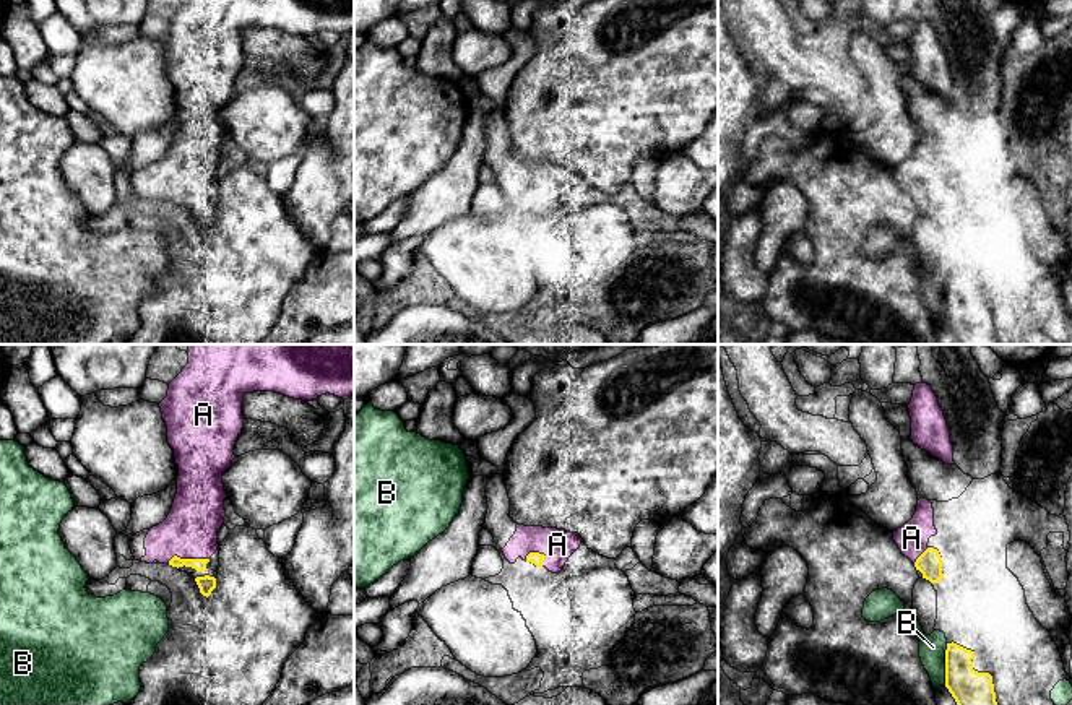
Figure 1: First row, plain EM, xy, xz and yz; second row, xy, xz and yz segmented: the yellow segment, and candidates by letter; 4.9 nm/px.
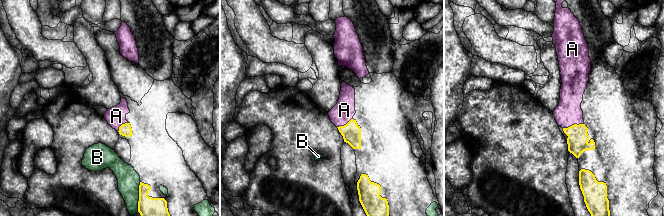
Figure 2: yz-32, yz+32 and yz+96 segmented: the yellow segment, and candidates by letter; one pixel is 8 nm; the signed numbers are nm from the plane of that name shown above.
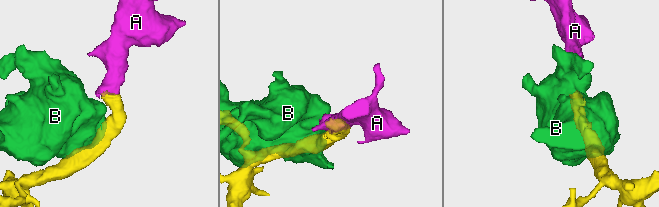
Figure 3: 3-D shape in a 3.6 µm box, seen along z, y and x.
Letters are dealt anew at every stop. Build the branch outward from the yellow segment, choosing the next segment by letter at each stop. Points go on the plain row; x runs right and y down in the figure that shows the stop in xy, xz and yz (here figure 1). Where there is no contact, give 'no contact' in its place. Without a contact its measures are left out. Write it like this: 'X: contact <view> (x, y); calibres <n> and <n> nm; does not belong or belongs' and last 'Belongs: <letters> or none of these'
A: contact xy (187, 195); calibres 60 and 280 nm; belongs
B: contact yz (946, 301); calibres 200 and 130 nm; does not belong
Belongs: A

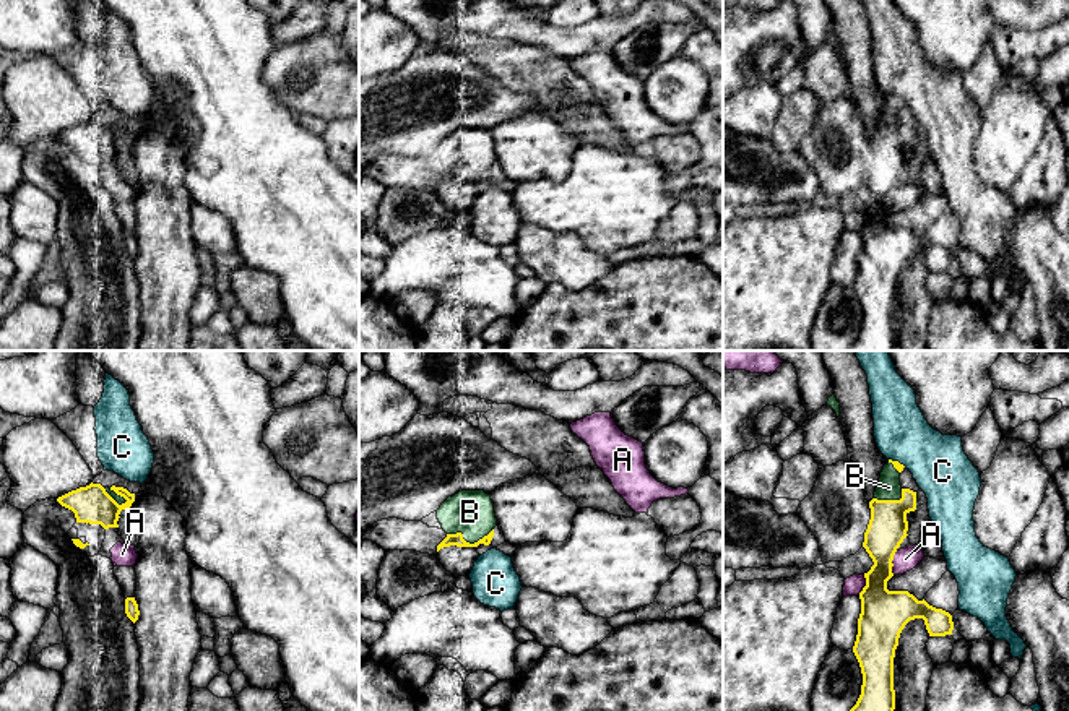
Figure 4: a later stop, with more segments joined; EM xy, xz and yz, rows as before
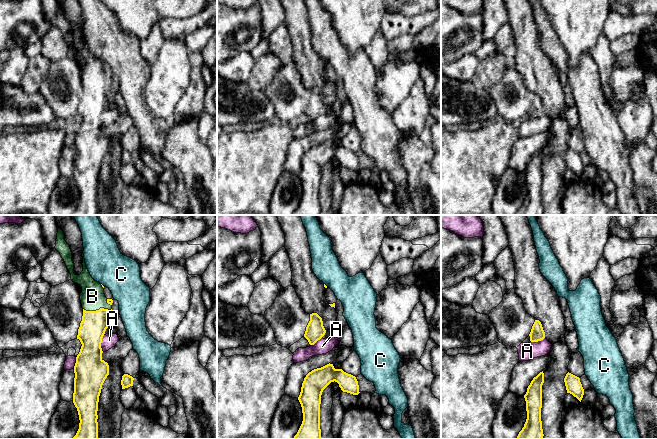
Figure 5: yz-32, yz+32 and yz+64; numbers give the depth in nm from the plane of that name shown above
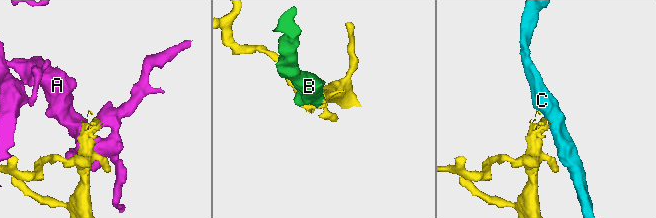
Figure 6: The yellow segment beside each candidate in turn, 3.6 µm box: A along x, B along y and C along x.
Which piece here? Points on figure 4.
A: contact yz (891, 198); calibres 220 and 110 nm; does not belong
B: contact xz (468, 179); calibres 70 and 220 nm; belongs
C: contact yz (897, 98); calibres 40 and 280 nm; does not belong
Belongs: B

